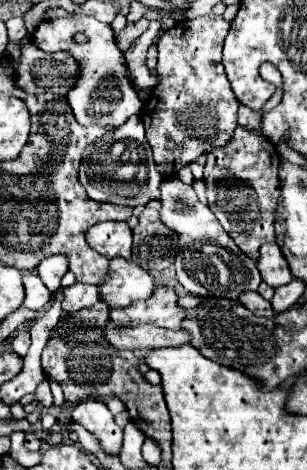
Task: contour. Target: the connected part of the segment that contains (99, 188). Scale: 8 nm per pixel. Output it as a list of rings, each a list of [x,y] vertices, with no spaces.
[[[138,115],[130,117],[124,125],[108,131],[96,143],[86,147],[78,179],[84,185],[90,199],[94,201],[138,207],[150,203],[152,199],[158,199],[158,187],[162,183],[162,175],[158,175],[156,171],[150,145],[144,137],[144,125]]]

